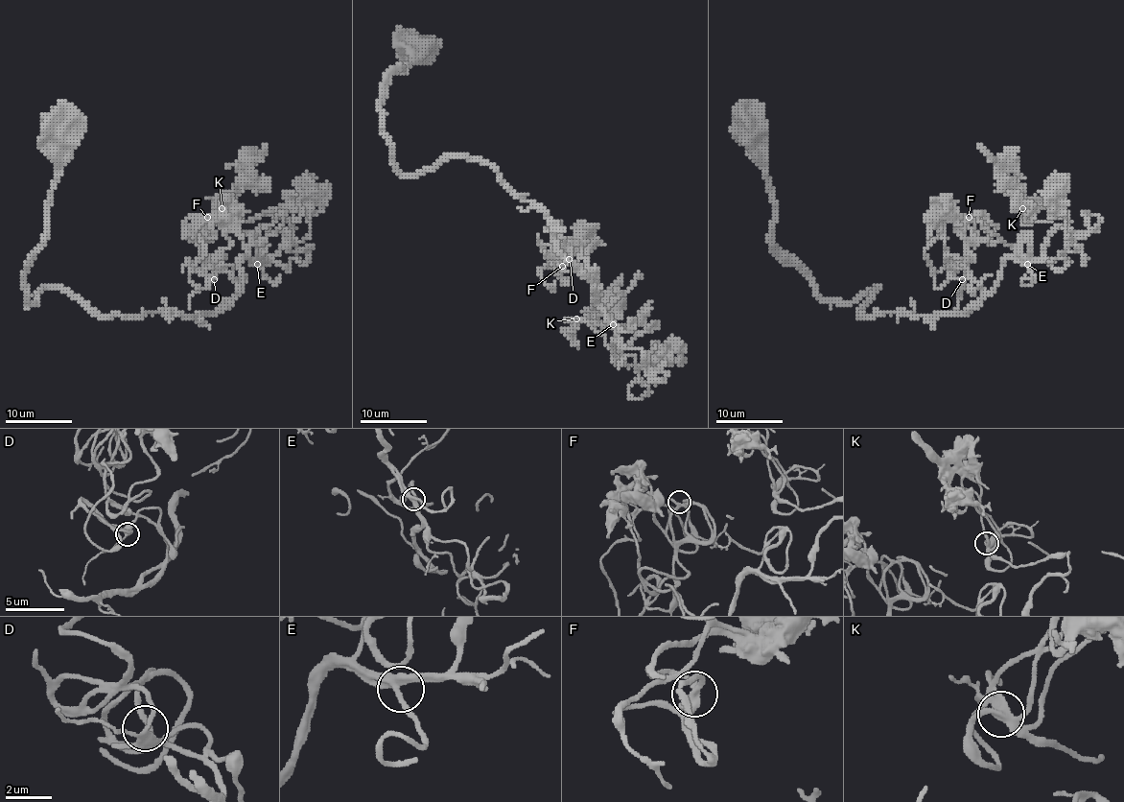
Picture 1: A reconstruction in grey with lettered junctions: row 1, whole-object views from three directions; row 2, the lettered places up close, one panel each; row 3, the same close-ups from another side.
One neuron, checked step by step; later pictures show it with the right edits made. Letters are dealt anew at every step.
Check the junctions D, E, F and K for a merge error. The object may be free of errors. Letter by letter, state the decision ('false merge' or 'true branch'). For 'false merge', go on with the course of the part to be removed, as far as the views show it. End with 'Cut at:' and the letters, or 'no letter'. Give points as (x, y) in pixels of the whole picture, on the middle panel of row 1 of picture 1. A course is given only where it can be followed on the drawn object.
D: true branch
E: true branch
F: true branch
K: true branch
Cut at: no letter

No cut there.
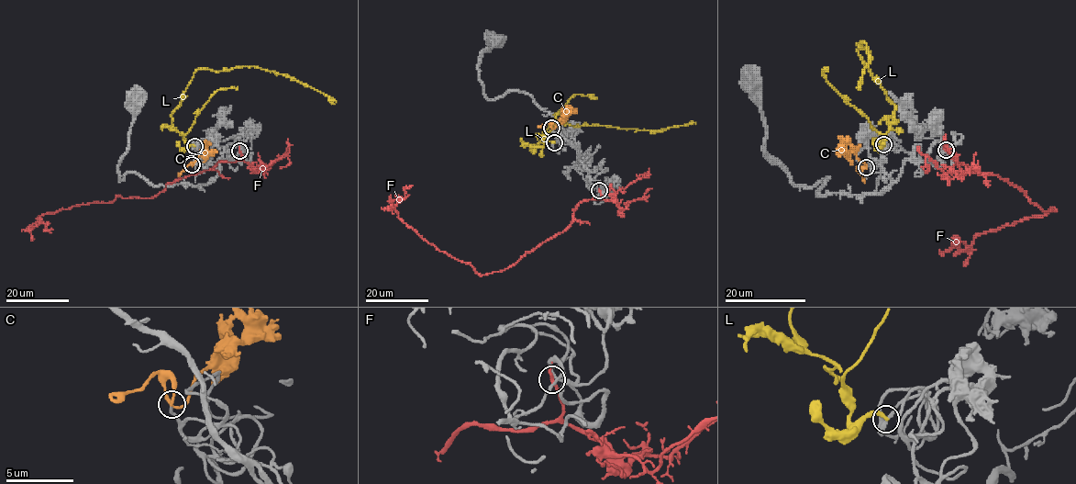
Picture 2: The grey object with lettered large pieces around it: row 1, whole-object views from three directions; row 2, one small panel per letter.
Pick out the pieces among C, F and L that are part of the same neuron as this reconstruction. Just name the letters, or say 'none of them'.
C

